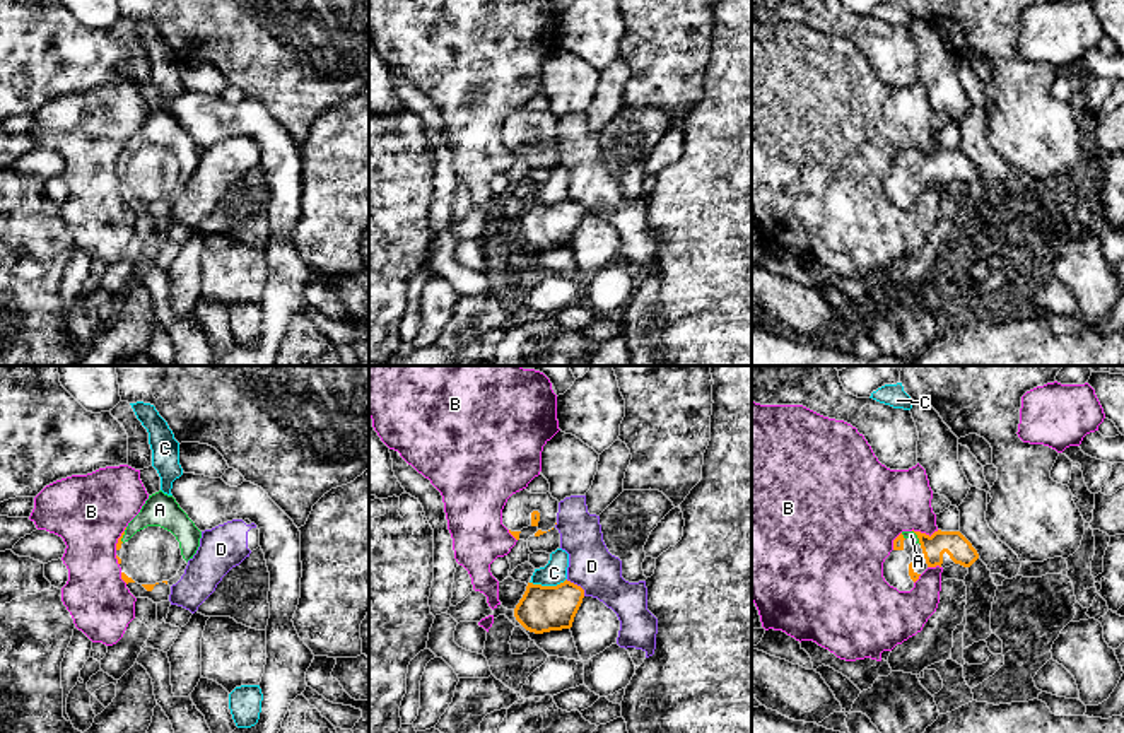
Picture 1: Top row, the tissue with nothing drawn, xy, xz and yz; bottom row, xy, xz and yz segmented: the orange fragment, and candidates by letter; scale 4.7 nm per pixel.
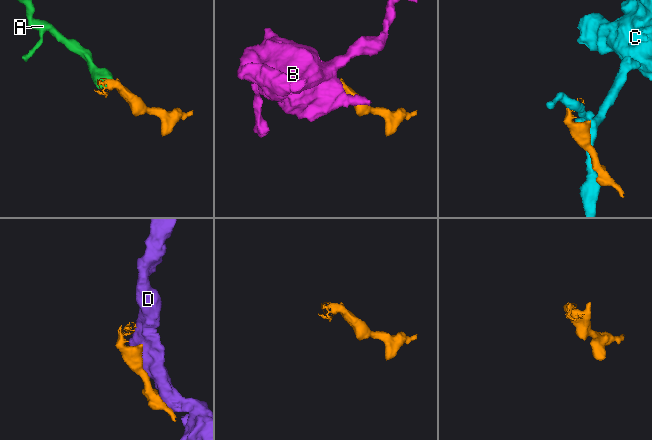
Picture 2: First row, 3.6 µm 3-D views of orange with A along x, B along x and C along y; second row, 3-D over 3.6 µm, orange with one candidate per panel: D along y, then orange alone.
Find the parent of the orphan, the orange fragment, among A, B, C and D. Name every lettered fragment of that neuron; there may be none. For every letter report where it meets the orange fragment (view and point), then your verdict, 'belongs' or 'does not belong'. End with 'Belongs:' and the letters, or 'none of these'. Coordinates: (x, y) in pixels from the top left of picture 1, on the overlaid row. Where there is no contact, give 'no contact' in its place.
A: contact xy (123, 533); belongs
B: contact yz (924, 533); does not belong
C: contact xz (547, 586); does not belong
D: contact xz (576, 585); does not belong
Belongs: A

